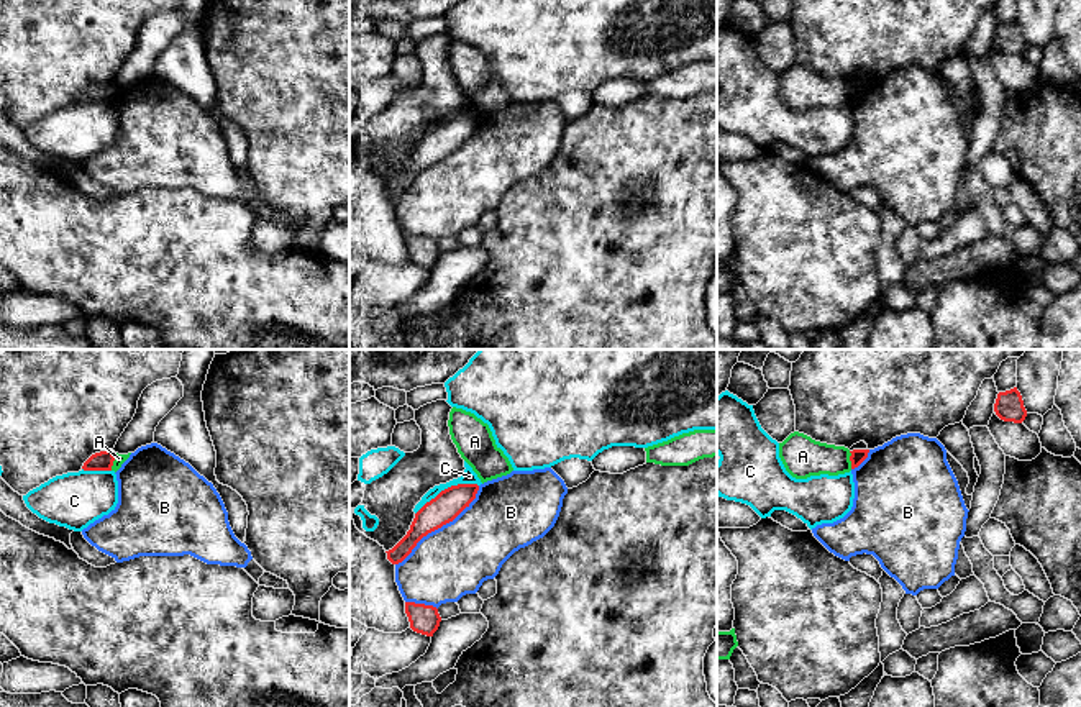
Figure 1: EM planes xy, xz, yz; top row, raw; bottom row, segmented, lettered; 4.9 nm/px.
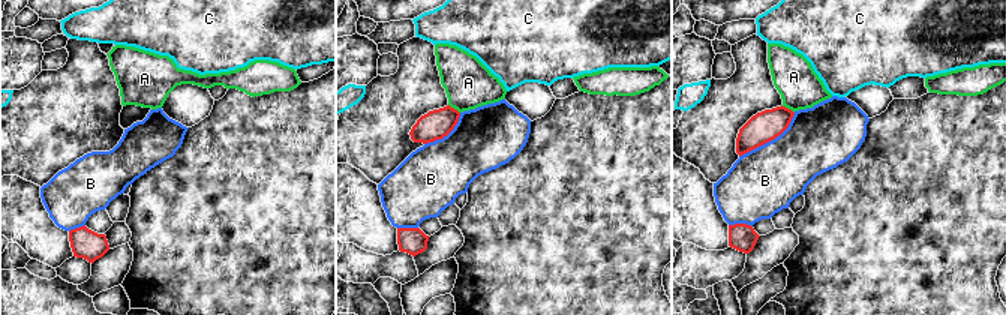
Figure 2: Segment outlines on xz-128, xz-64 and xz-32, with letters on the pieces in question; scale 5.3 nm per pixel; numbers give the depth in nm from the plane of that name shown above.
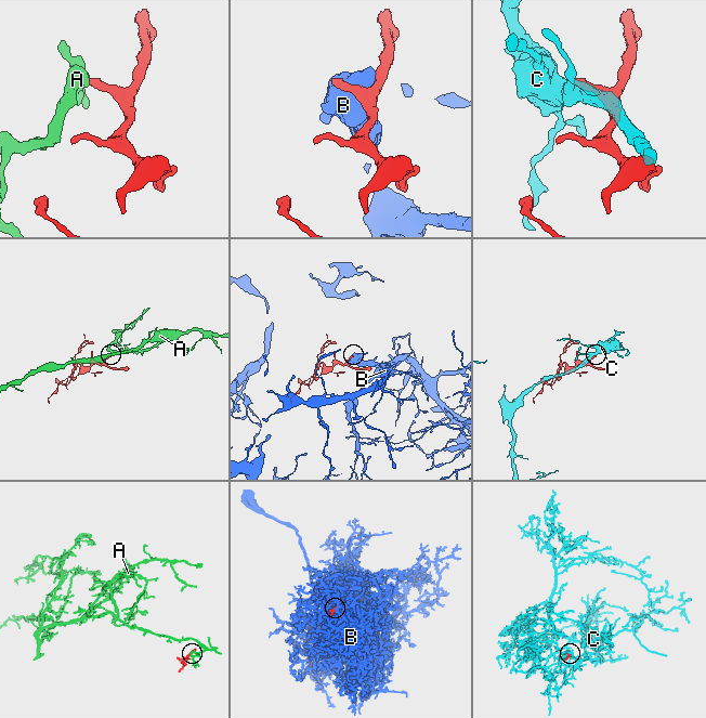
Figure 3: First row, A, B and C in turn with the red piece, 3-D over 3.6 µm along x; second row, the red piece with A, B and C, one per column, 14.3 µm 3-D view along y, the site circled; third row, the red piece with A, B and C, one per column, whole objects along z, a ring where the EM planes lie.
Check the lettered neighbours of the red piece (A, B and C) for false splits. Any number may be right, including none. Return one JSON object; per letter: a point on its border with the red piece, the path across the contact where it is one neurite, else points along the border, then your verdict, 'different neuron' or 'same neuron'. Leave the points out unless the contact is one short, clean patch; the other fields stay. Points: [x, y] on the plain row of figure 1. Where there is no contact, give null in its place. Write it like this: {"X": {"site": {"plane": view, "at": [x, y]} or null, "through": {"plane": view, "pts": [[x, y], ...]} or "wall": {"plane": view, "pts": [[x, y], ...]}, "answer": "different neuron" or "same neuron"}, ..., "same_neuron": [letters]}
{"A": {"site": {"plane": "xy", "at": [114, 92]}, "wall": {"plane": "xy", "pts": [[114, 84], [110, 102]]}, "answer": "different neuron"}, "B": {"site": {"plane": "xz", "at": [440, 159]}, "answer": "different neuron"}, "C": {"site": {"plane": "xz", "at": [448, 120]}, "answer": "different neuron"}, "same_neuron": []}

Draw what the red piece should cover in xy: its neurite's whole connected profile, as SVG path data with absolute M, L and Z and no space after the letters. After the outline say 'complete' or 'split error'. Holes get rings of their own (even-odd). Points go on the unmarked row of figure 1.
M113 82L92 87L82 98L84 103L112 103L115 89Z | complete

